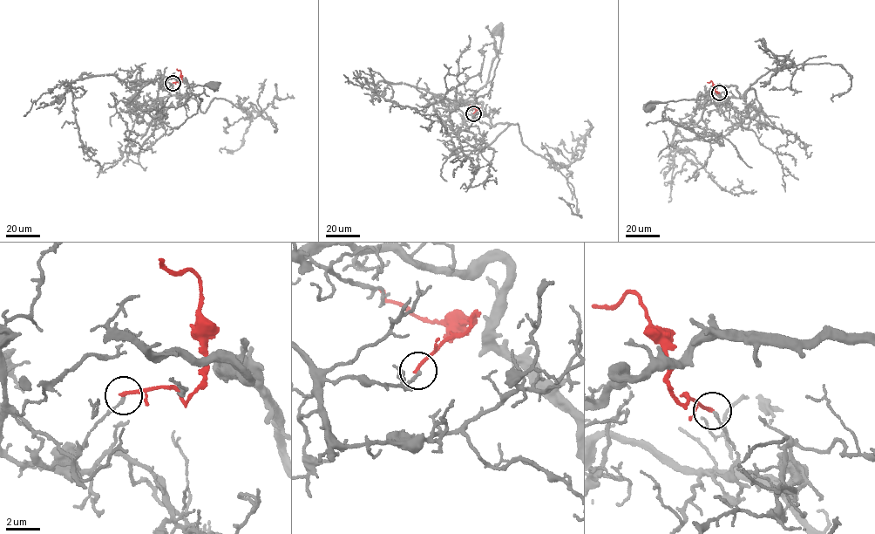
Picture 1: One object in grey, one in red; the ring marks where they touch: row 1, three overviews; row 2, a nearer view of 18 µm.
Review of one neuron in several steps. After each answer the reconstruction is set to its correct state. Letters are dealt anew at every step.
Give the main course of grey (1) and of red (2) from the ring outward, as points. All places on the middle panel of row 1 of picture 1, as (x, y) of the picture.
1: (473, 113), (464, 114), (458, 105), (486, 84), (491, 62), (500, 47), (501, 37), (497, 28)
2: (473, 113), (479, 107), (469, 105)

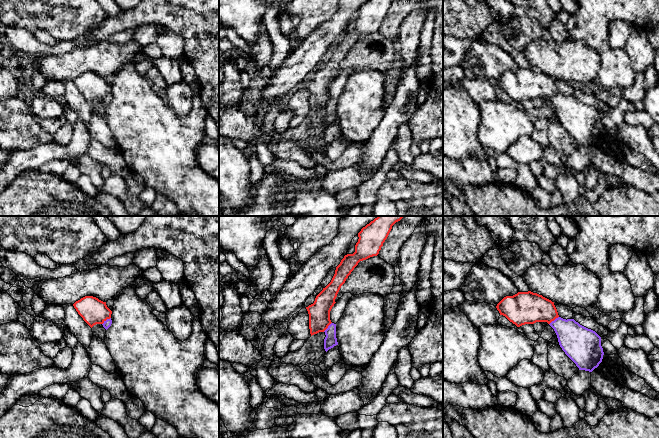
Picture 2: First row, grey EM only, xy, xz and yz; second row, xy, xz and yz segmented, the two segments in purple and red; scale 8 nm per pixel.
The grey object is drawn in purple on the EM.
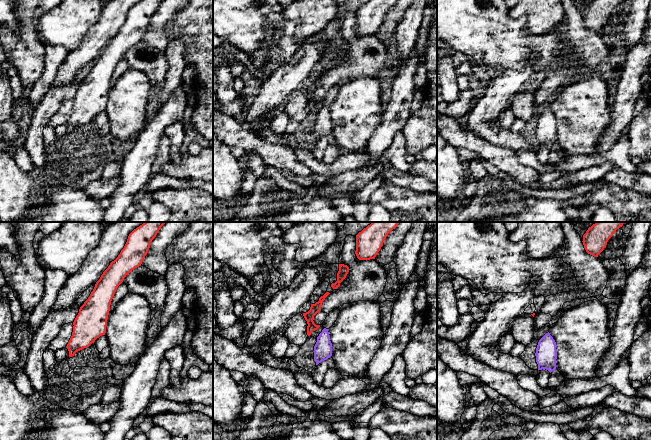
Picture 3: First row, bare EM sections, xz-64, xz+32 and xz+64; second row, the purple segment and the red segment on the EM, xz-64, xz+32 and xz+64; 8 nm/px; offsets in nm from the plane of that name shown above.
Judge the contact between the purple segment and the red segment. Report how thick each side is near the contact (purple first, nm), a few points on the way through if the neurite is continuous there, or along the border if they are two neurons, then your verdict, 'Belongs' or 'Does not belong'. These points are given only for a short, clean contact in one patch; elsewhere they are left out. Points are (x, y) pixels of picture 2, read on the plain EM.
Thickness 60 nm (purple) against 200 nm. Boundary: xy (110, 93), (102, 100). Does not belong

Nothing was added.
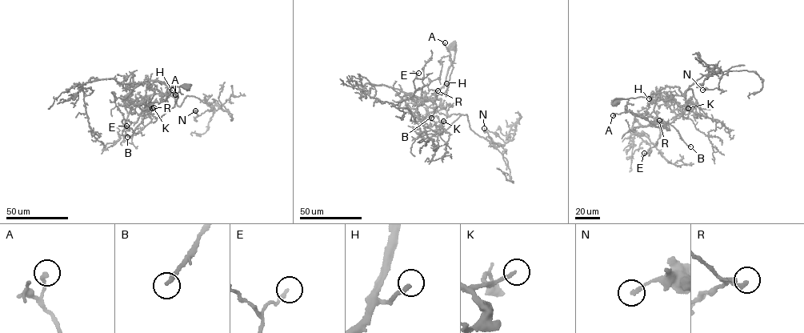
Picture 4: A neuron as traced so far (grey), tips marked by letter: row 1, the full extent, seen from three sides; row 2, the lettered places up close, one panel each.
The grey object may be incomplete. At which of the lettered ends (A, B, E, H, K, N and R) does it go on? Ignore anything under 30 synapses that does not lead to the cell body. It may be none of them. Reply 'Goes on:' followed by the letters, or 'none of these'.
Goes on: B, H, K

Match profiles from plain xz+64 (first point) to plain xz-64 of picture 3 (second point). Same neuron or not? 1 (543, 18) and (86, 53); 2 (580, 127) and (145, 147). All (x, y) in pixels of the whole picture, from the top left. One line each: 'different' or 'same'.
1: different
2: different

